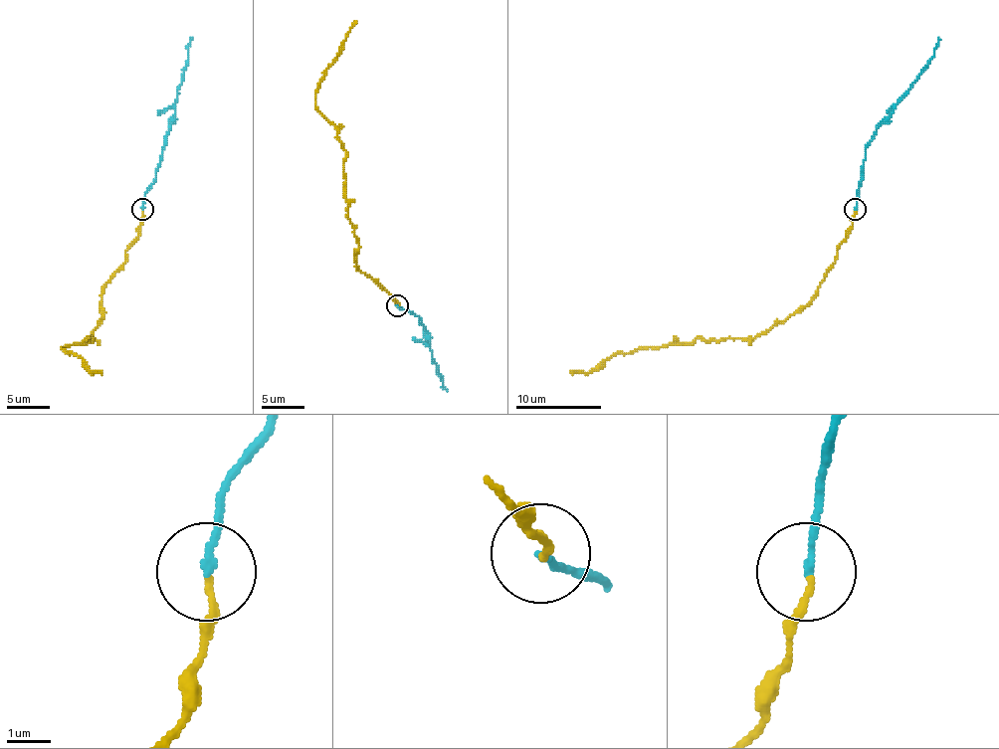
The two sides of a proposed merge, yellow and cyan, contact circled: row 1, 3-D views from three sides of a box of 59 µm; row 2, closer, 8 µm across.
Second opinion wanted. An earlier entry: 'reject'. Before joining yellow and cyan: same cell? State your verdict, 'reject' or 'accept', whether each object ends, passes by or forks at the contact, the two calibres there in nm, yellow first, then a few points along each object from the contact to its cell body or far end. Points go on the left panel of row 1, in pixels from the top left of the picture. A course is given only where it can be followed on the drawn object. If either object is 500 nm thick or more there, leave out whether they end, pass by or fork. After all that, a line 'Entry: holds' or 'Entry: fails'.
reject; yellow ends; cyan ends; calibres 130 and 160 nm; course yellow (142, 209), (138, 237), (101, 295), (103, 314), (94, 338), (61, 347), (81, 358), (91, 373), (101, 370); course cyan (142, 209), (144, 192), (155, 177), (192, 37)
Entry: holds

